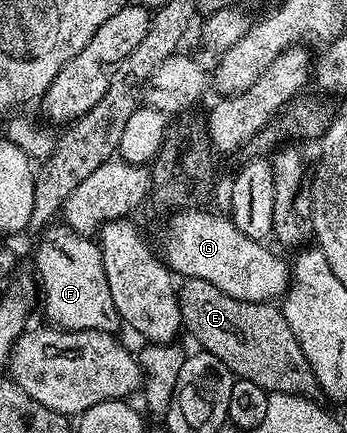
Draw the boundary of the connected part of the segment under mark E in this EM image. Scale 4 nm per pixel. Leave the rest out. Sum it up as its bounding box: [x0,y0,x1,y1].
[177,279,320,398]

